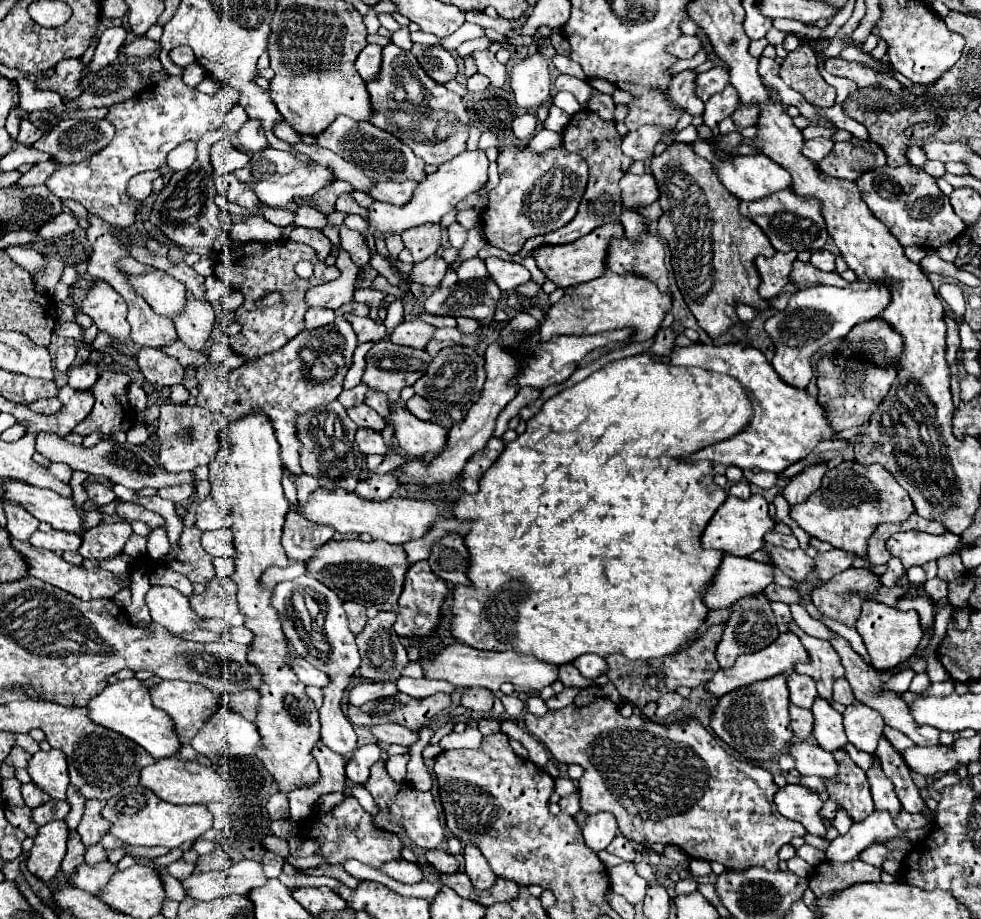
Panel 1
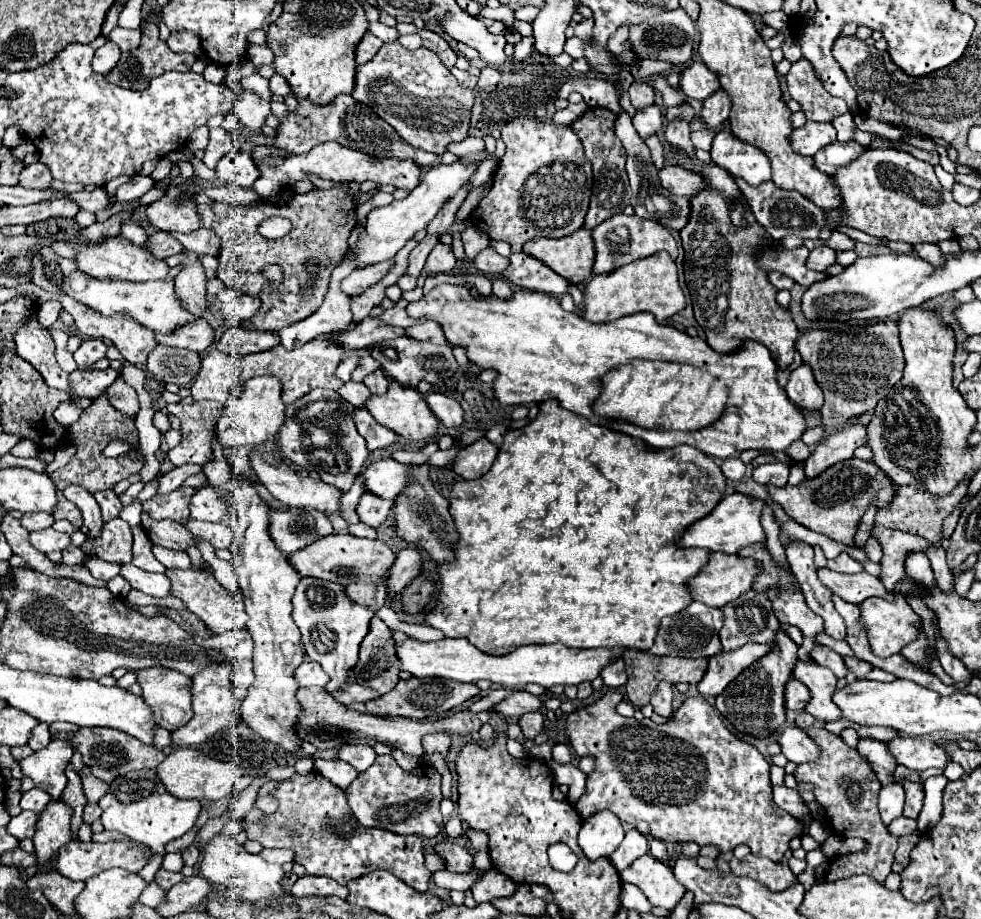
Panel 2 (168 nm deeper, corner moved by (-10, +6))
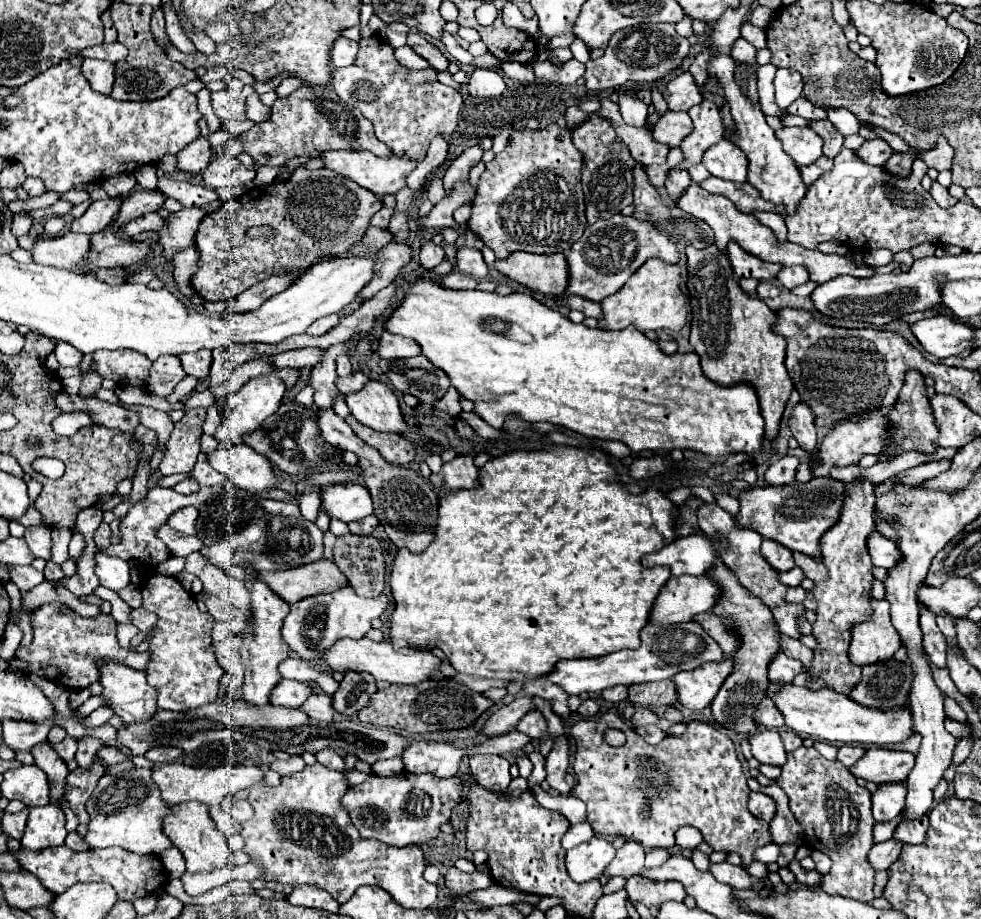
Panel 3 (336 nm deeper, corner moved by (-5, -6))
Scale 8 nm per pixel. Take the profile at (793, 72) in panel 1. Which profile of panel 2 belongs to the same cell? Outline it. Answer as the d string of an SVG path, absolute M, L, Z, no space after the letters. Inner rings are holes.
M799 60L791 66L787 74L787 90L791 98L801 104L801 112L807 116L807 120L831 122L833 118L849 112L841 98L831 96L821 86L807 60Z

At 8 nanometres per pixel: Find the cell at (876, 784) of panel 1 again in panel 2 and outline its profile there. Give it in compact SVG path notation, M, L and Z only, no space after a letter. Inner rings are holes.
M859 738L857 752L867 760L867 764L873 768L873 772L879 776L881 784L889 784L891 774L895 770L895 760L887 752L887 746L875 738Z

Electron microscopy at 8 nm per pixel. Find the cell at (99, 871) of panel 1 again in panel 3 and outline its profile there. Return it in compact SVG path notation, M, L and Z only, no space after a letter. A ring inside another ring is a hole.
M66 846L48 848L42 852L28 852L22 848L16 854L16 858L24 870L32 872L54 894L62 894L62 892L66 892L66 888L70 888L78 882L108 882L114 886L120 900L136 900L140 896L156 892L168 880L168 874L166 874L160 858L132 854L122 848L88 850L88 852L74 852Z

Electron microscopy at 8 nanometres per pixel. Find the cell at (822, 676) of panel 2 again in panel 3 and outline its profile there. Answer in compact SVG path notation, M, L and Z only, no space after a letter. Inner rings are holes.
M778 654L768 666L768 678L778 684L792 684L792 680L802 672L802 664L798 660L788 658L786 654Z

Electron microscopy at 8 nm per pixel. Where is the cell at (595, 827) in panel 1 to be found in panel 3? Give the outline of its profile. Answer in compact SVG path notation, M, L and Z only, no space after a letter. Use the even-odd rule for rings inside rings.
M594 836L566 852L566 868L574 882L588 882L604 876L604 868L614 860L616 848L602 836Z

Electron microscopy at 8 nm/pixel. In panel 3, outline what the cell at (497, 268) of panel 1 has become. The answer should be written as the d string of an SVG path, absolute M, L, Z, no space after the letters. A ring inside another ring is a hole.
M460 248L458 254L456 254L456 258L458 258L456 266L458 266L458 270L462 274L468 274L472 278L484 278L484 276L488 276L488 266L486 266L480 250Z

